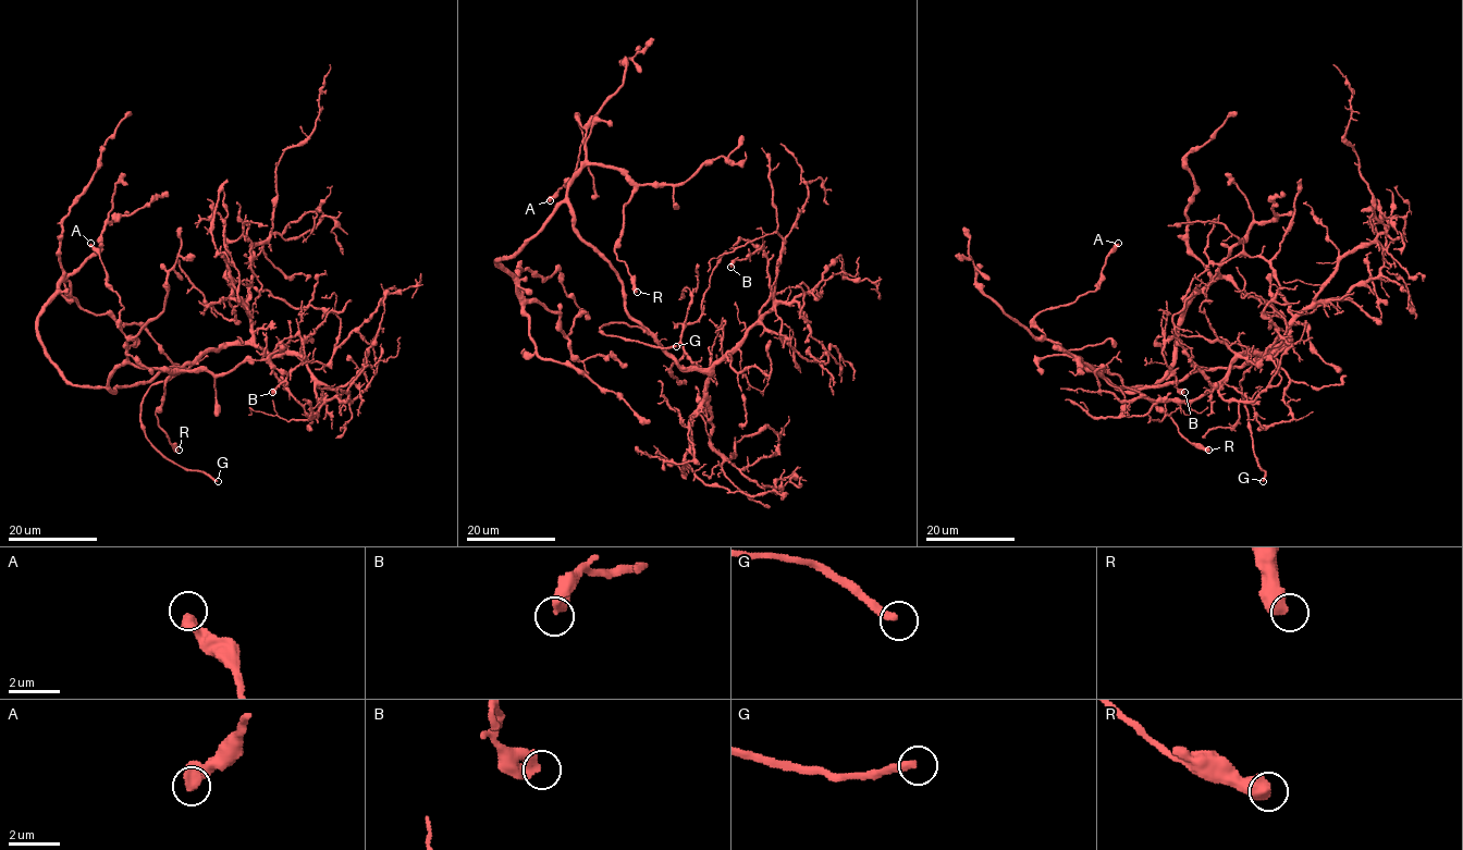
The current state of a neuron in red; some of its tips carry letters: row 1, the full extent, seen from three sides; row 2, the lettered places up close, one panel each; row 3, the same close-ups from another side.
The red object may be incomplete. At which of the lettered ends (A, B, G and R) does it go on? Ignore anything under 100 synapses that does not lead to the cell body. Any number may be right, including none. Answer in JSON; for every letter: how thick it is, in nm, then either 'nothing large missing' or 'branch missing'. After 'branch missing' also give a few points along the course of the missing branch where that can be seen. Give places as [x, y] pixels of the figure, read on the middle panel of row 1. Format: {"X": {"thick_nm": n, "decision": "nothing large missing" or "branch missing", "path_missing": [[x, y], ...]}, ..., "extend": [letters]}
{"A": {"thick_nm": 440, "decision": "nothing large missing"}, "B": {"thick_nm": 440, "decision": "nothing large missing"}, "G": {"thick_nm": 280, "decision": "branch missing", "path_missing": [[676, 346], [712, 348], [737, 344], [758, 334], [767, 320]]}, "R": {"thick_nm": 600, "decision": "nothing large missing"}, "extend": ["G"]}

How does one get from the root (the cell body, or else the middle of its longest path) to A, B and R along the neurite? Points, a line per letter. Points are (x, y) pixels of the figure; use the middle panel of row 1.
A: (618, 275), (574, 228), (567, 185), (585, 159), (586, 135), (578, 116), (582, 142), (576, 171), (550, 200)
B: (618, 275), (625, 310), (664, 349), (681, 366), (712, 368), (745, 336), (770, 295), (763, 245), (730, 267)
R: (618, 275), (574, 228), (567, 184), (586, 164), (617, 167), (632, 186), (615, 251), (637, 292)

